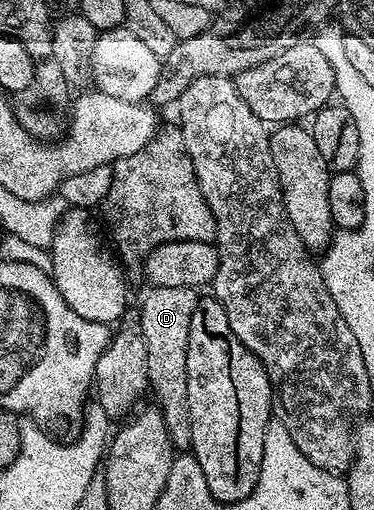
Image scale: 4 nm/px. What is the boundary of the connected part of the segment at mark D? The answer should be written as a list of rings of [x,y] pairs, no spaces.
[[[153,288],[141,304],[139,331],[147,346],[147,378],[156,407],[167,426],[174,449],[191,445],[191,410],[187,402],[187,342],[191,334],[191,318],[195,314],[198,293],[191,288]]]

